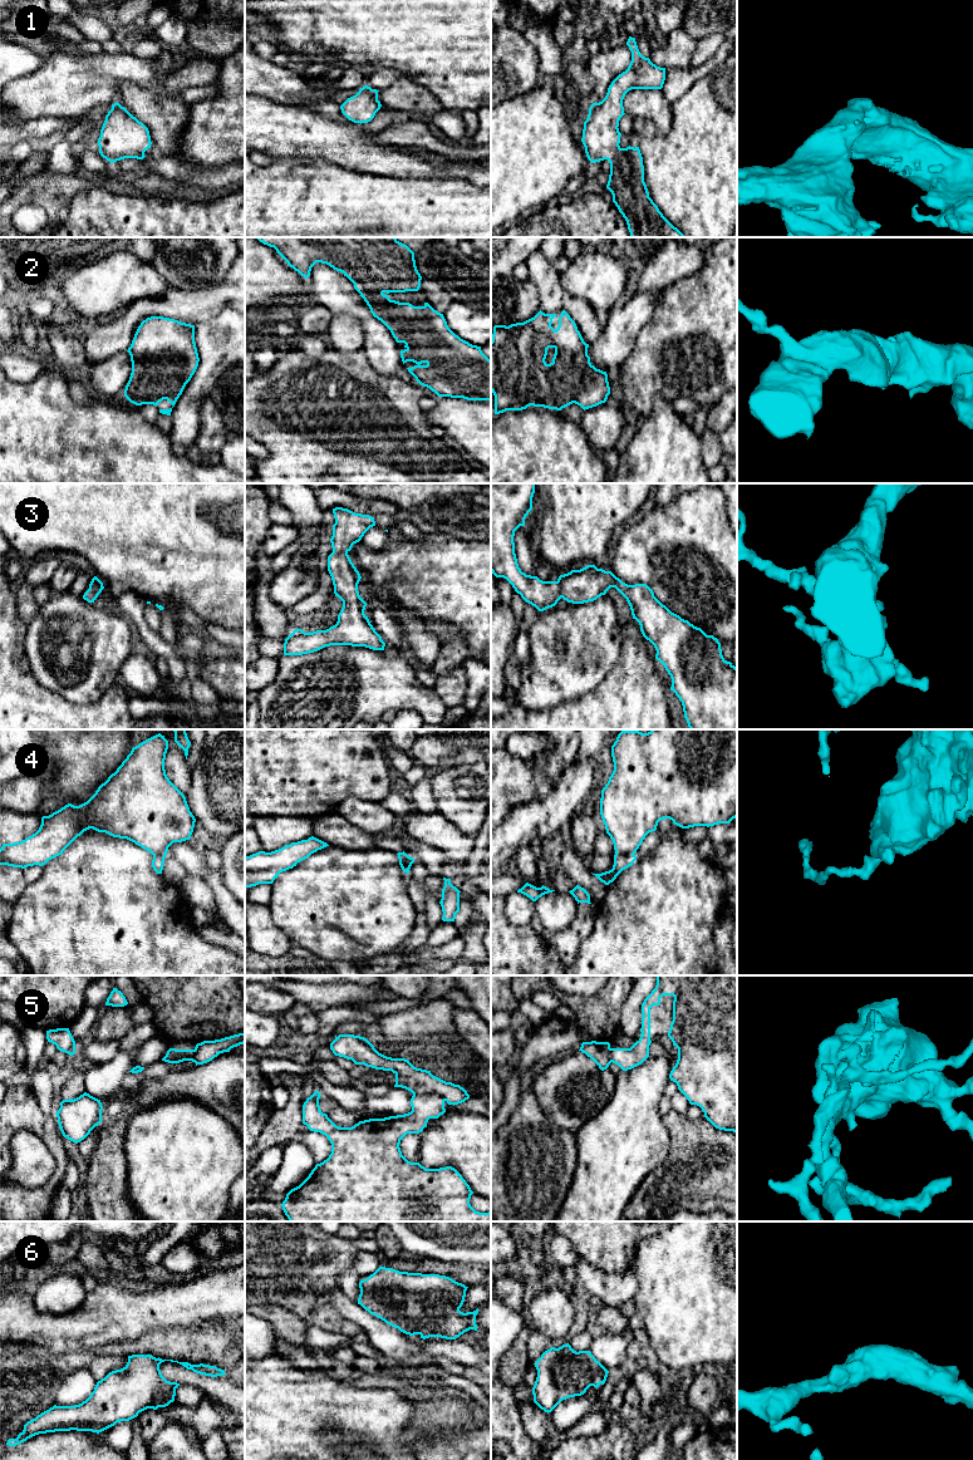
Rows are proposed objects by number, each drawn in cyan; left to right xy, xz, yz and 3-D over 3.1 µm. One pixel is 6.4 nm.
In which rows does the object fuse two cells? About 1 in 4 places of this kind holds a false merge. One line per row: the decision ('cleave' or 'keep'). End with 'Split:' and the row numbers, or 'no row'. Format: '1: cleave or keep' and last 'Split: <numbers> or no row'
1: keep
2: keep
3: keep
4: cleave
5: cleave
6: keep
Split: 4, 5

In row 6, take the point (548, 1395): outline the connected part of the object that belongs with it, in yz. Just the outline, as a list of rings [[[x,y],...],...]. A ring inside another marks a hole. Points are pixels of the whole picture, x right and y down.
[[[569,1343],[545,1351],[534,1363],[537,1377],[532,1387],[534,1402],[545,1412],[551,1412],[562,1400],[581,1396],[590,1386],[604,1385],[609,1371],[591,1355],[590,1351],[574,1351]]]

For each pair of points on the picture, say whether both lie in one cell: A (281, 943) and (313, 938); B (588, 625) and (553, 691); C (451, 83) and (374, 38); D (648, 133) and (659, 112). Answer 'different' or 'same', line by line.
A: different
B: same
C: same
D: different

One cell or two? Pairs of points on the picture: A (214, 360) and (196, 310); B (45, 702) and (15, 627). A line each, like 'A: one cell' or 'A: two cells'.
A: two cells
B: one cell

